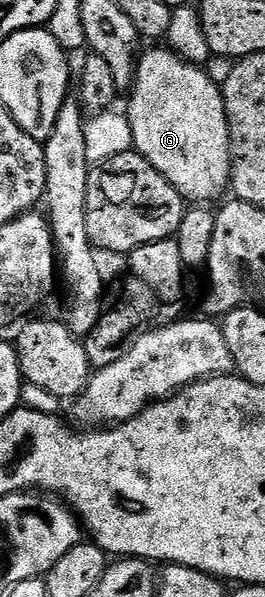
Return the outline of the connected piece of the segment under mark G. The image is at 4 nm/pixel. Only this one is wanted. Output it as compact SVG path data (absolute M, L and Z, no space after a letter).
M168 48L149 50L137 59L137 73L133 75L131 93L128 95L127 115L133 129L133 145L138 154L163 172L167 180L193 204L209 204L212 198L228 191L233 177L233 152L229 146L229 121L225 111L222 87L209 77L202 67L174 54Z

